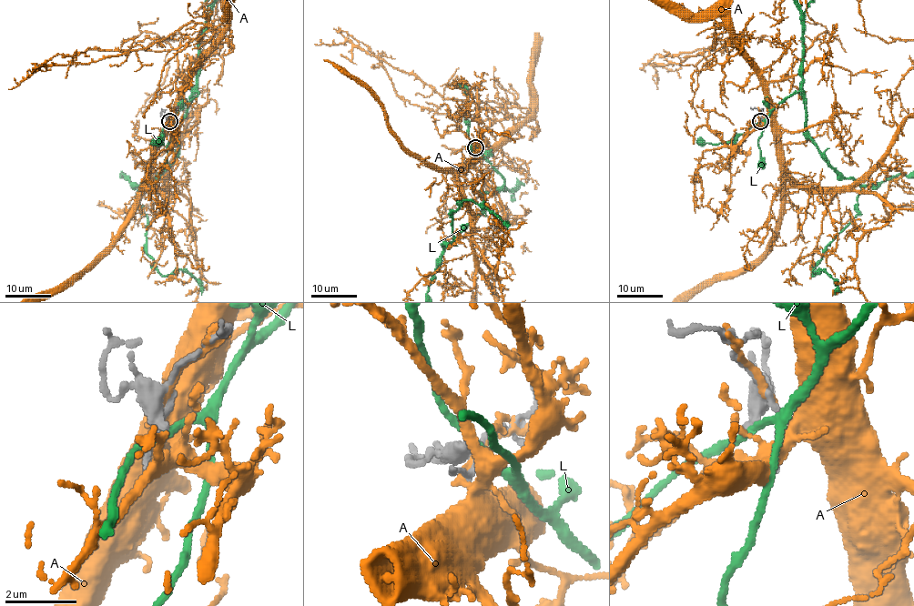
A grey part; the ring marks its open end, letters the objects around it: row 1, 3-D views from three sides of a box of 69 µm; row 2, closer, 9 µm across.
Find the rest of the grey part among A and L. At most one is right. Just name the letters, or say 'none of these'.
none of these

